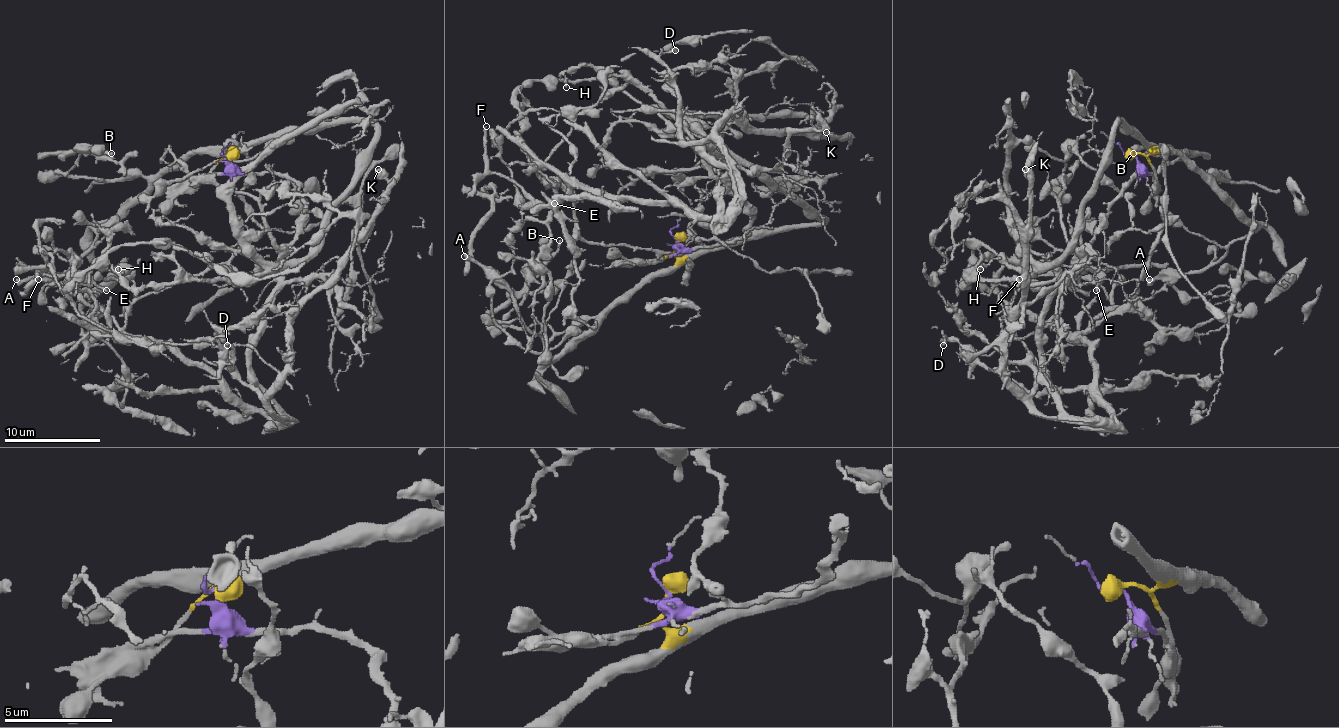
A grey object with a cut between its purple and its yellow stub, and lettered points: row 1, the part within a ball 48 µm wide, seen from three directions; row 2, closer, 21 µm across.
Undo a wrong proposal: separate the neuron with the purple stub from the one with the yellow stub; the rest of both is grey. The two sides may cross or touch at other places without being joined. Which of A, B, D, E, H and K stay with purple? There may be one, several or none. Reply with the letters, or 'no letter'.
D, H, K

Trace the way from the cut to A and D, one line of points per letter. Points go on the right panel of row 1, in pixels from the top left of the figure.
A: (1131, 154), (1179, 154), (1251, 228), (1246, 235), (1234, 240), (1215, 264), (1193, 271), (1148, 278)
D: (1131, 154), (1141, 173), (1110, 204), (1043, 319), (1038, 379), (1026, 364), (985, 369), (952, 338), (942, 345)

